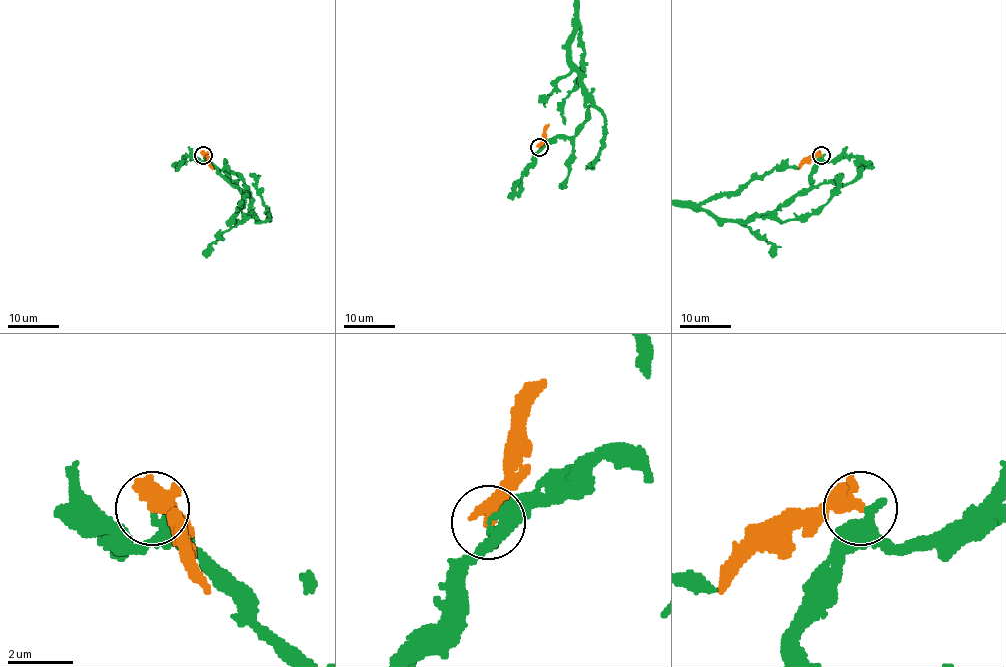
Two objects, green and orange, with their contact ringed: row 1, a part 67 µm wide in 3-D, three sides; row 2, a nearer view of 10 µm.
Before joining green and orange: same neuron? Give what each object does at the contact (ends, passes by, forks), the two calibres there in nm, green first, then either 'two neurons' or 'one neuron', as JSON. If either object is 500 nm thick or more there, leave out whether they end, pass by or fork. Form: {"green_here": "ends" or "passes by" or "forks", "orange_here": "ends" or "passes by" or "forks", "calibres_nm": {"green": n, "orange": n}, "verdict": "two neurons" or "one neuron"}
{"calibres_nm": {"green": 320, "orange": 500}, "verdict": "two neurons"}

